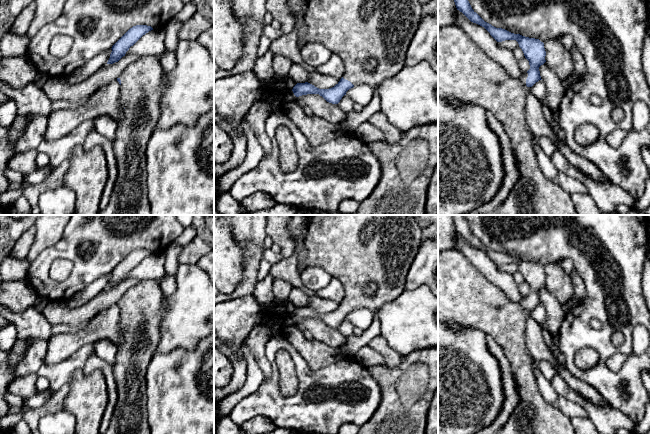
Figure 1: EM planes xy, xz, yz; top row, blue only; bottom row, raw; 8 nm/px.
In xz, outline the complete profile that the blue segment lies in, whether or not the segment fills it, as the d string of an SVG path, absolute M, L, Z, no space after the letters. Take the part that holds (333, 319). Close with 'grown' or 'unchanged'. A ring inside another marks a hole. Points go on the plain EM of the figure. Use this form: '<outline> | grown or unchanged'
M306 215L308 233L304 239L307 267L321 267L332 278L338 279L345 290L345 297L332 312L319 313L305 306L297 307L292 315L296 321L319 318L327 326L338 328L346 316L358 309L379 310L405 292L406 278L422 243L422 228L413 215Z | grown

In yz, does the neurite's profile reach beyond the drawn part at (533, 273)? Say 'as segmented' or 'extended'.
extended

